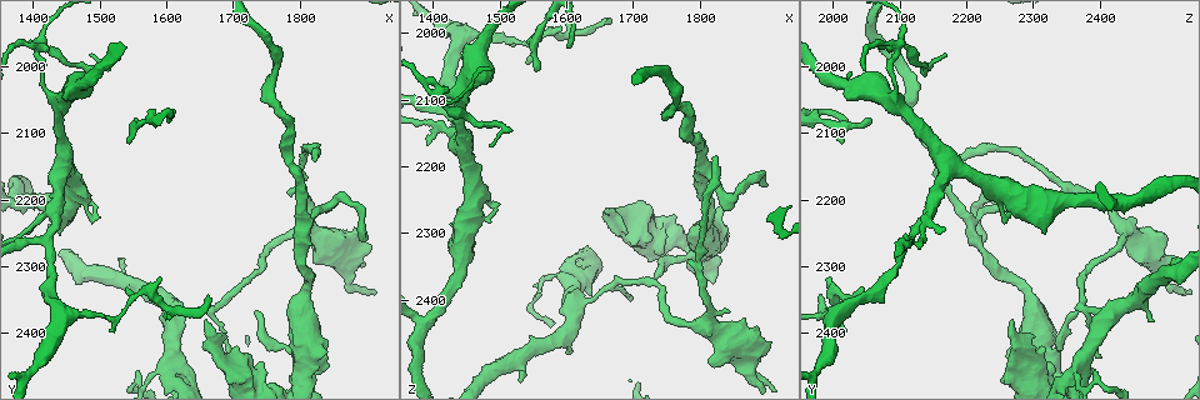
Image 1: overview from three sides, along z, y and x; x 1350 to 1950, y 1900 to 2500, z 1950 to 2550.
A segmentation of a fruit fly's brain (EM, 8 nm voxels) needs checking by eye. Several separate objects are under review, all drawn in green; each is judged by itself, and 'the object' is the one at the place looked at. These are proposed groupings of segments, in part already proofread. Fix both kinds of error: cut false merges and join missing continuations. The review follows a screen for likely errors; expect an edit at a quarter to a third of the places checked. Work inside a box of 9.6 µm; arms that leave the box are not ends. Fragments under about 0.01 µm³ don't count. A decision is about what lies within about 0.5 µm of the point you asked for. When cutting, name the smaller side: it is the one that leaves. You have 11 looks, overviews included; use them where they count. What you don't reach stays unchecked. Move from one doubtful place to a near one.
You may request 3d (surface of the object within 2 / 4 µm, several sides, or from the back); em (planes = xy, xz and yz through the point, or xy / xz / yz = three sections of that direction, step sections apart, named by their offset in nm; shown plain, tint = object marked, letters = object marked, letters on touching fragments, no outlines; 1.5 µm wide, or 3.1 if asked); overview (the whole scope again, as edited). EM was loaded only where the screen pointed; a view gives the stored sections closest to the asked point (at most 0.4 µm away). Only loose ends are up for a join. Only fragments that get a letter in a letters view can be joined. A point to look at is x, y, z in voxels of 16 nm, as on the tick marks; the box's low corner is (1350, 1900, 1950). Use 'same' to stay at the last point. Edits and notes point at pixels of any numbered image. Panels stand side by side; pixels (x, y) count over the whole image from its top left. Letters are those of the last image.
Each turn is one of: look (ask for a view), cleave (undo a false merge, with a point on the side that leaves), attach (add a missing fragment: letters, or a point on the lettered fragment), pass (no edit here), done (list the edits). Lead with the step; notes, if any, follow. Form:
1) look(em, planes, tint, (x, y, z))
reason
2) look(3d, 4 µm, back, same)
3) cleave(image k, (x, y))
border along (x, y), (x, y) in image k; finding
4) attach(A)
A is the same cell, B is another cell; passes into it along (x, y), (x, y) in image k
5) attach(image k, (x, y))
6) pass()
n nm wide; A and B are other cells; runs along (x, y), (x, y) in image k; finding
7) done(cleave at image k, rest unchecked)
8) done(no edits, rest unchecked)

look(em, xy, step 4, letters, (1695, 2440, 2395))
tapers out

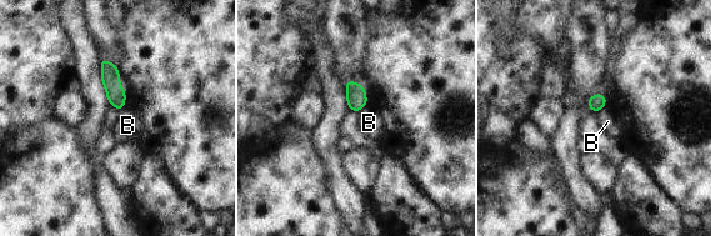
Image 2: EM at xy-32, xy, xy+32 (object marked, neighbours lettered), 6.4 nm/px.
look(em, yz, step 4, letters, same)
another direction

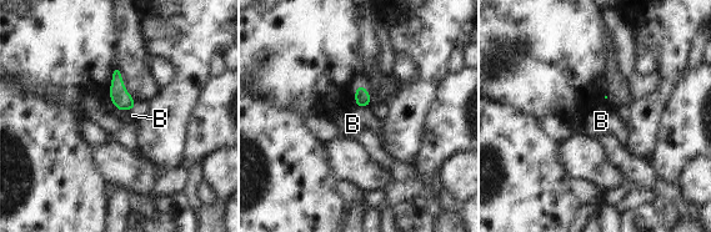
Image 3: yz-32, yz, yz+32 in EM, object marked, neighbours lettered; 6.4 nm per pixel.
pass()
B is another cell; border along (134, 109), (121, 111) in image 3; none of them fits

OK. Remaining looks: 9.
look(em, planes, letters, (1390, 2205, 2435))
abrupt turn

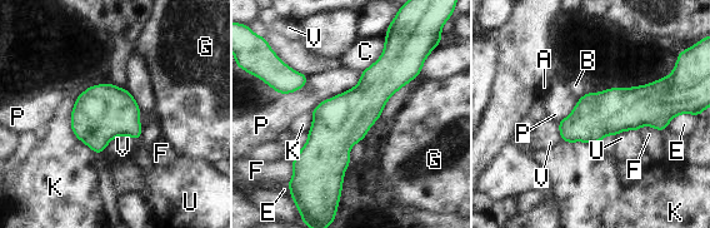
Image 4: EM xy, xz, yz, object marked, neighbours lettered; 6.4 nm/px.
pass()
P touches over 420 nm; A, B, C, E, F, G, K, P, U and V are other cells; continuous, no second cell

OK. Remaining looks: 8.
look(em, xz, step 8, tint, (1430, 2215, 2145))

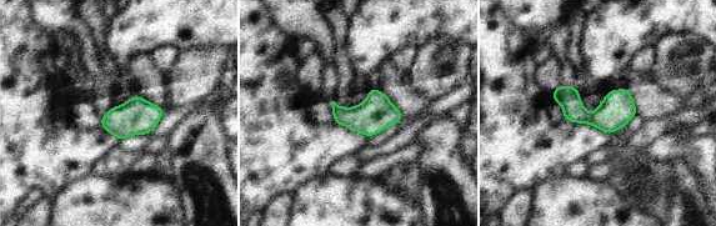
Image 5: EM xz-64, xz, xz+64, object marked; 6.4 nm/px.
look(em, planes, letters, same)
another direction

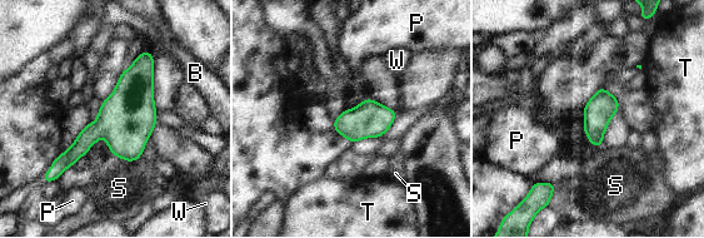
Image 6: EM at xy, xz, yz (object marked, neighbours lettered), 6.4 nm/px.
pass()
B, P, S, T and W are other cells; one cell here

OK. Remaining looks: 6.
look(em, planes, letters, (1410, 1970, 2095))
thin neck

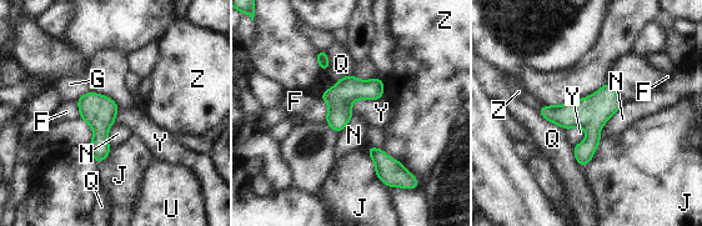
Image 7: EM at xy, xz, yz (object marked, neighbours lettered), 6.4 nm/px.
pass()
N touches over 280 nm; F, G, J, N, Q, U, Y and Z are other cells; border along (382, 96), (355, 100), (352, 114) in image 7; continuous, no second cell

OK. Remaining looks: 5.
done(no edits, rest unchecked)

